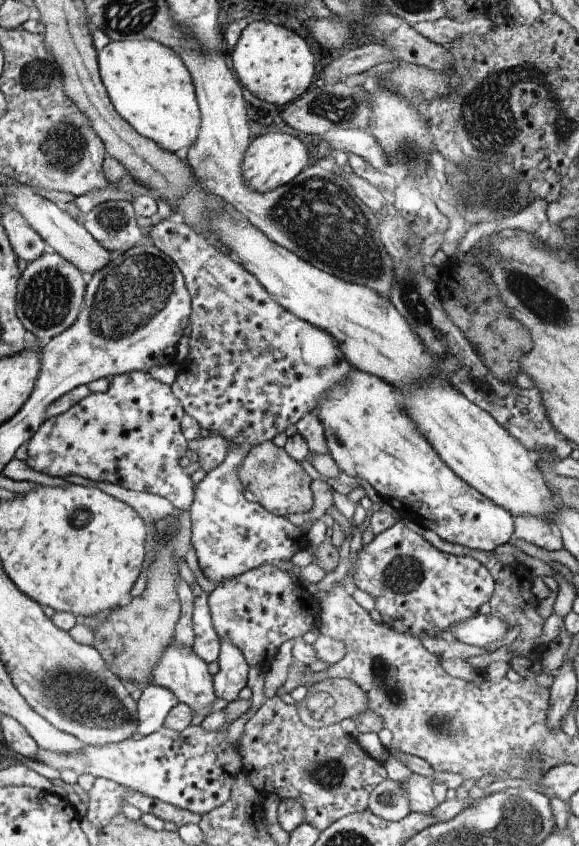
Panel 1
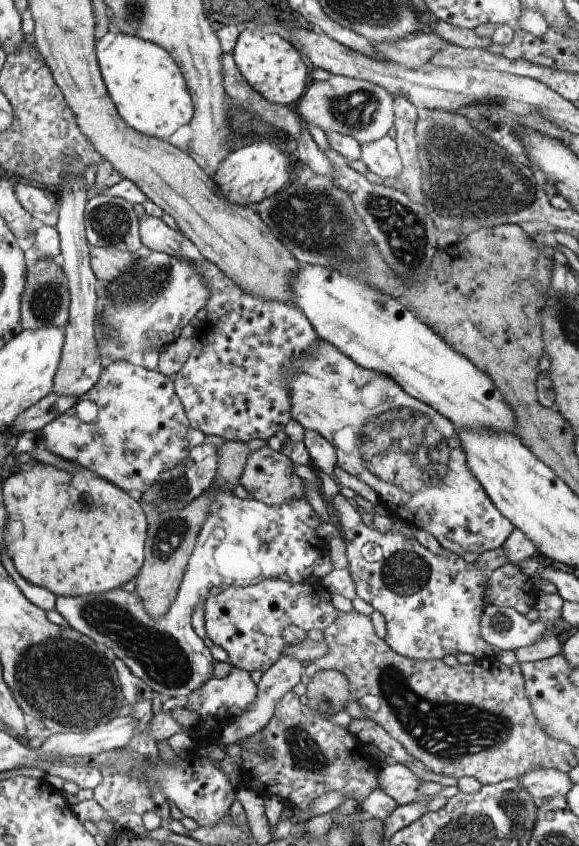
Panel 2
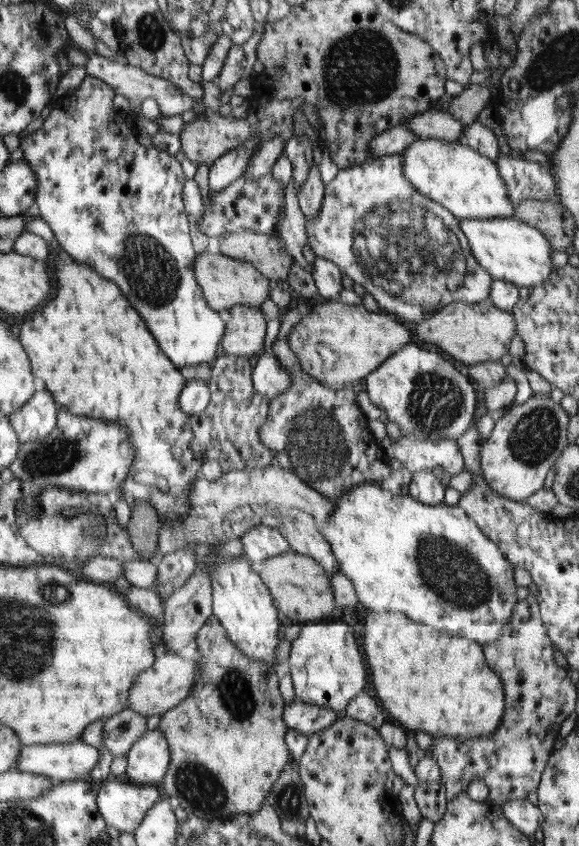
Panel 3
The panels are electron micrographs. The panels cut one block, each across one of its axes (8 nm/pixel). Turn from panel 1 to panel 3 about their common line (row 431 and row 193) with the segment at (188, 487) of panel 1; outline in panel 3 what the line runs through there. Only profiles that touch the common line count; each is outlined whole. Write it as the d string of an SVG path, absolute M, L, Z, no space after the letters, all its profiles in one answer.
M86 75L80 86L84 87L84 116L78 114L76 110L62 110L62 120L58 120L58 110L49 112L45 117L45 126L40 127L32 134L21 134L19 147L23 150L23 159L36 171L38 177L39 192L35 206L39 210L41 218L50 226L54 236L57 238L58 244L65 250L76 262L90 266L94 272L98 272L100 276L106 280L112 280L119 285L120 290L124 292L124 296L132 302L132 306L136 308L140 316L147 322L148 328L154 334L155 339L159 343L159 347L163 349L167 356L182 368L188 364L200 364L200 362L210 362L212 358L216 358L216 350L220 346L220 340L223 340L224 331L227 330L227 322L225 314L210 310L209 304L206 304L206 297L203 289L196 280L194 249L192 248L191 224L188 224L189 214L184 212L185 204L182 204L182 186L184 186L184 174L182 174L182 166L176 160L176 155L172 155L156 147L144 148L136 142L136 130L134 130L134 122L130 120L128 114L128 124L122 124L122 116L112 108L112 98L114 91L106 81L99 78Z

